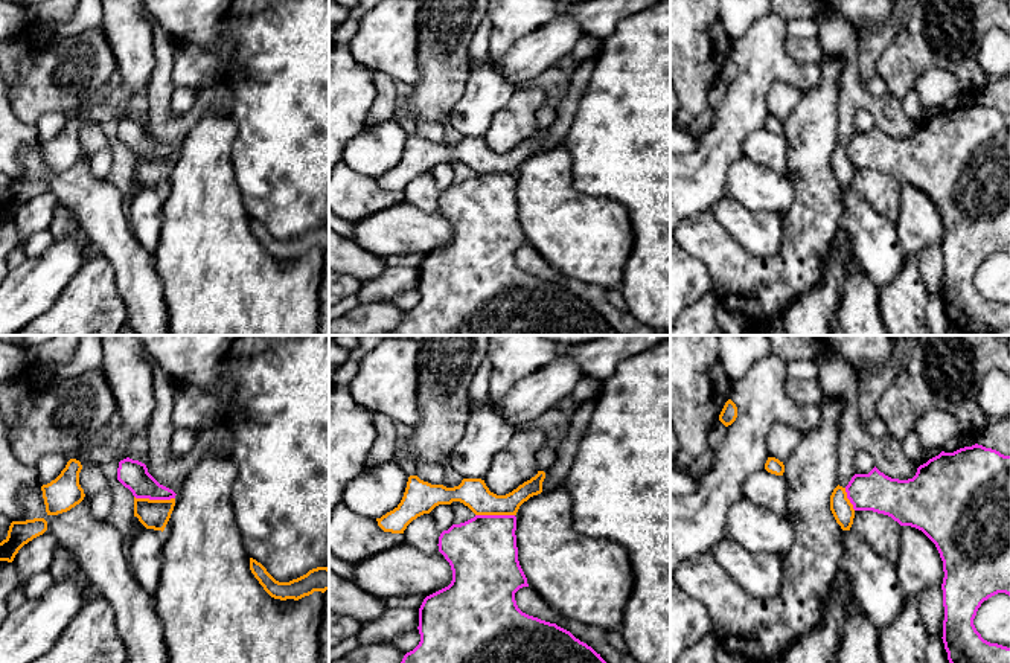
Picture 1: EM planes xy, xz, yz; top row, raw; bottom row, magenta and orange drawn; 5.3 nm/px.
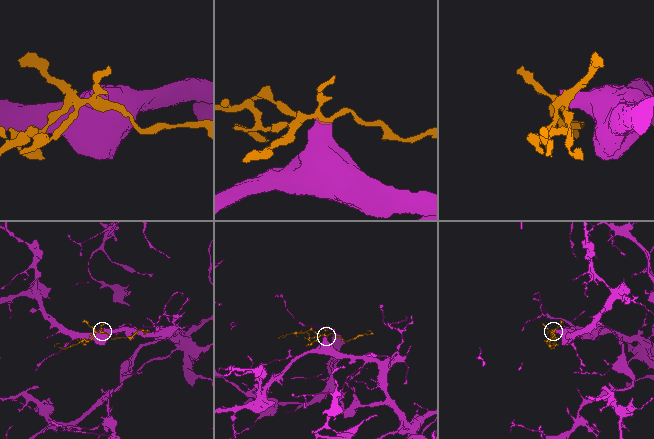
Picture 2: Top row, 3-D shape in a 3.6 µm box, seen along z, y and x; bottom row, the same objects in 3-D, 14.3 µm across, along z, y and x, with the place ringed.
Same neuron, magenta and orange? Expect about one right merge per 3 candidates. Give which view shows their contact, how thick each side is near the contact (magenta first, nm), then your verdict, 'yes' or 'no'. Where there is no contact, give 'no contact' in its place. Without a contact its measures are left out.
contact in xy; calibres 160 and 160 nm; no

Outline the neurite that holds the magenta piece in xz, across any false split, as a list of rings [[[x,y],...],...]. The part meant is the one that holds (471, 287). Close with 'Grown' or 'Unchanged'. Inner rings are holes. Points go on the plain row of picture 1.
[[[475,174],[440,192],[439,210],[451,224],[452,239],[423,258],[419,303],[404,314],[395,329],[379,335],[618,335],[600,312],[570,290],[518,267],[515,251],[529,242],[518,219],[515,189],[515,174]]]. Unchanged

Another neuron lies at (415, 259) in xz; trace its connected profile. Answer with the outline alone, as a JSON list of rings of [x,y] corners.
[[[411,253],[411,255],[390,255],[382,258],[387,267],[416,267],[419,268],[423,261],[422,253]]]

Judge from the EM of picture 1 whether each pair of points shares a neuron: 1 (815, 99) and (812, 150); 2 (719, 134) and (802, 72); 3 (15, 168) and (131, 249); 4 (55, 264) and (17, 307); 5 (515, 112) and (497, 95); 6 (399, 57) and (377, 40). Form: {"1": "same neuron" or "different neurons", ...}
{"1": "same neuron", "2": "same neuron", "3": "different neurons", "4": "same neuron", "5": "different neurons", "6": "same neuron"}

